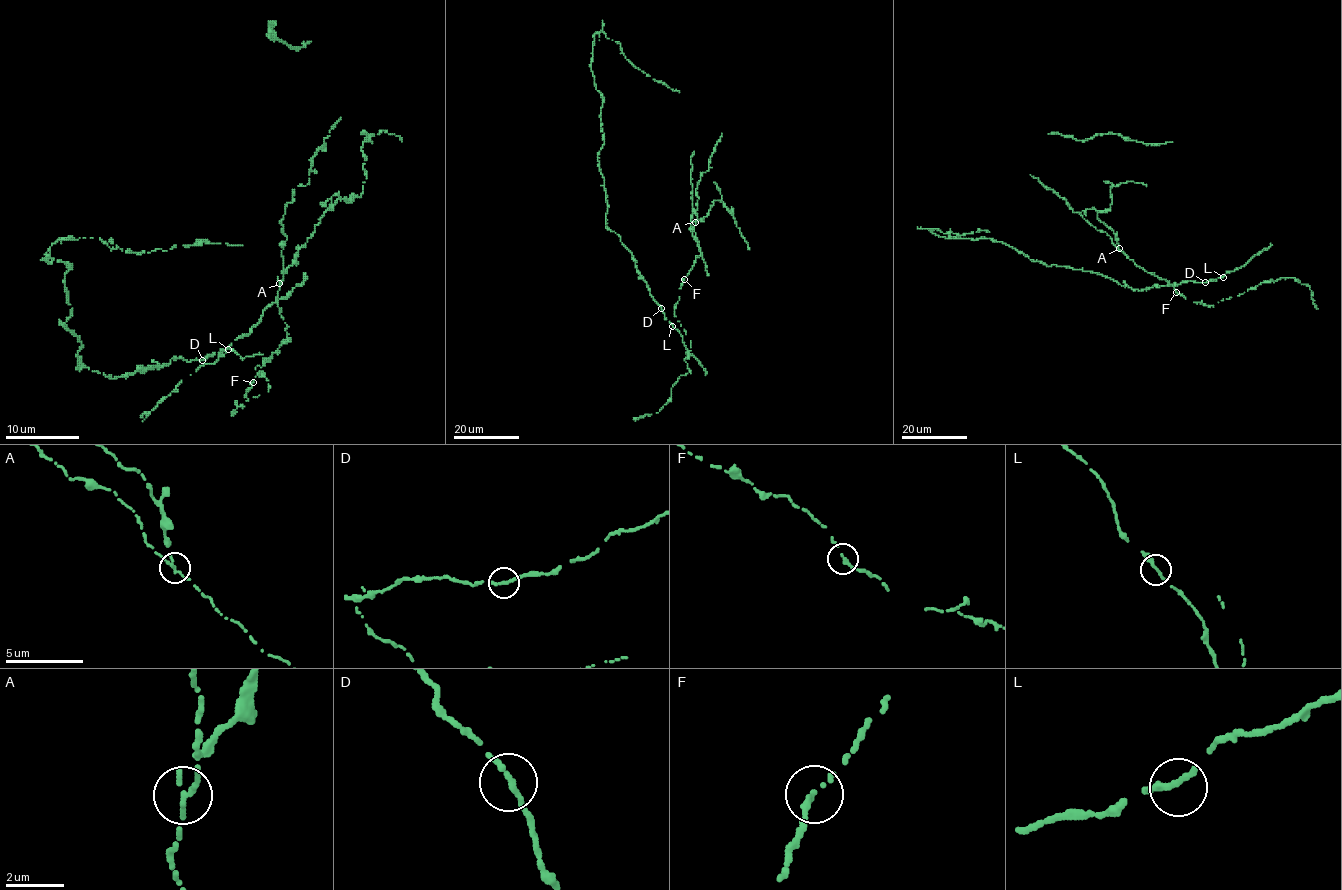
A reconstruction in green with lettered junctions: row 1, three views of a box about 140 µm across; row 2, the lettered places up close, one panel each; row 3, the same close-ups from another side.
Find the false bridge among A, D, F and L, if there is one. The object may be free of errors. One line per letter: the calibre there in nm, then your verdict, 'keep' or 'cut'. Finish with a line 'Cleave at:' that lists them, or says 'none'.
A: calibre 280 nm; cut
D: calibre 280 nm; keep
F: calibre 280 nm; keep
L: calibre 320 nm; keep
Cleave at: A

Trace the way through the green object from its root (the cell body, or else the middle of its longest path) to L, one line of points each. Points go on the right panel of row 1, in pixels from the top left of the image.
L: (1196, 282), (1223, 277)

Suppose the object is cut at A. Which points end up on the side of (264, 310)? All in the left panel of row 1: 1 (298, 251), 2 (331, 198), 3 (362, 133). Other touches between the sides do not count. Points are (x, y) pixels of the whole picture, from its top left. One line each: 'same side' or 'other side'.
1: other side
2: other side
3: other side

